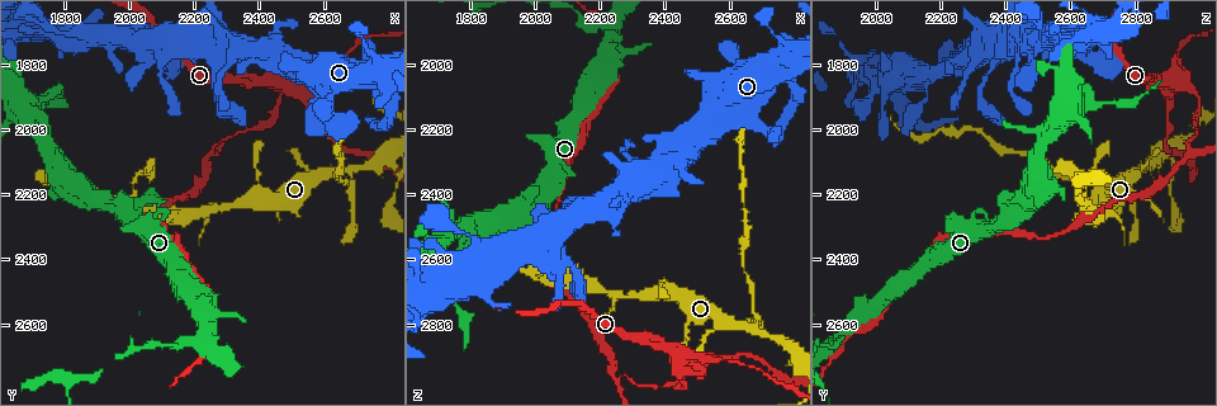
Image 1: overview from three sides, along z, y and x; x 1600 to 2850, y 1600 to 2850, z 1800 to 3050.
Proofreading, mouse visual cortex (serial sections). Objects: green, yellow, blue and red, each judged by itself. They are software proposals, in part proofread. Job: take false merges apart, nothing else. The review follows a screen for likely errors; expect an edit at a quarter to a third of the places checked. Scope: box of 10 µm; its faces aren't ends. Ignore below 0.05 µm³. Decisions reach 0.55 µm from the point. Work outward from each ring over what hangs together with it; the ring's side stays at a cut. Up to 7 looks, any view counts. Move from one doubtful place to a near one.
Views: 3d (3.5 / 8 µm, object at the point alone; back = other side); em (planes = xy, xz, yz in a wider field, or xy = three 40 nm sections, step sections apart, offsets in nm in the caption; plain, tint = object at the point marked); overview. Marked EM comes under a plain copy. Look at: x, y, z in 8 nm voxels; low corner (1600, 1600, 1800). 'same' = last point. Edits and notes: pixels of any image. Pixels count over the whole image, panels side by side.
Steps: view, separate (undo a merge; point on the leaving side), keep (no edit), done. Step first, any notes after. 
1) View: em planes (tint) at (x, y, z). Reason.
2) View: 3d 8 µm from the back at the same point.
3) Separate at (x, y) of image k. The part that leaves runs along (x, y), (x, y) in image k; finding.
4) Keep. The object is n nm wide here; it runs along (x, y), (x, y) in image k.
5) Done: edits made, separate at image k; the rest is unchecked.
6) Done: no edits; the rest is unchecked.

View: em xy step 2 (tint) at (2660, 2120, 2800). Abrupt turn.

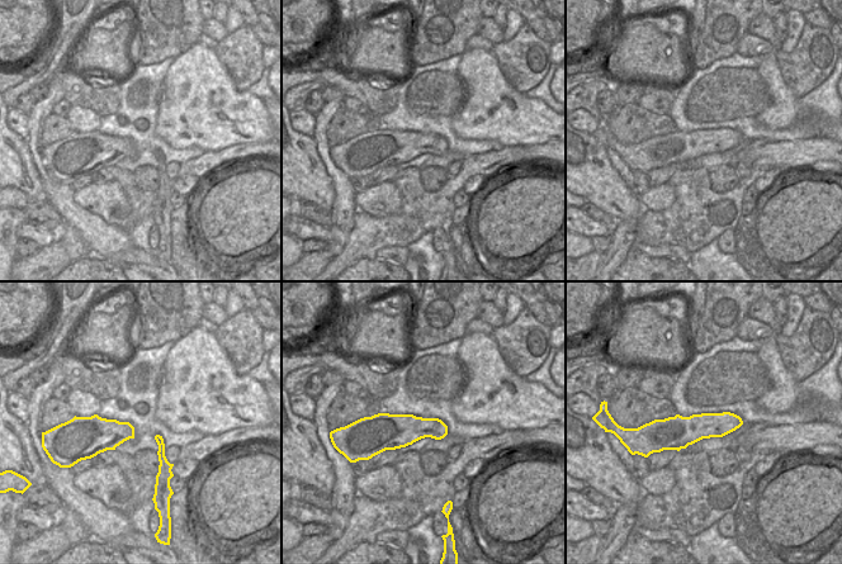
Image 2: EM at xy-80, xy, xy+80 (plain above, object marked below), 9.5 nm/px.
View: 3d 3.5 µm at the same point.

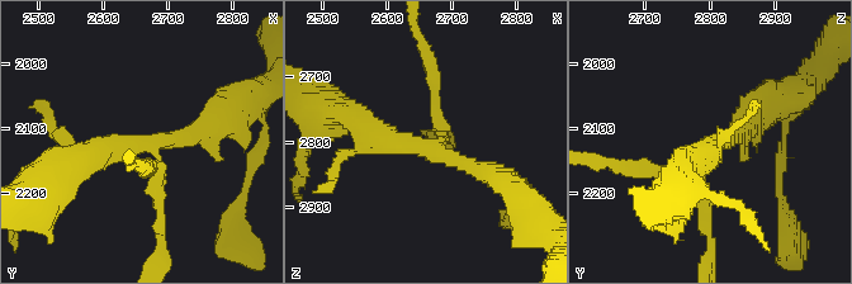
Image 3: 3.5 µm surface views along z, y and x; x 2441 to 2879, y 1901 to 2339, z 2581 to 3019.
Separate at (653, 173) of image 3. The part that leaves runs along (440, 127), (432, 65), (417, 33) in image 3; two cells meet here.

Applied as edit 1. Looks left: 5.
View: 3d 3.5 µm at (2280, 2250, 2710). A narrow waist.

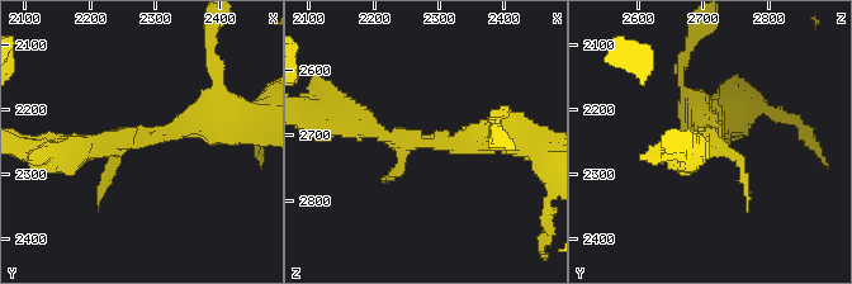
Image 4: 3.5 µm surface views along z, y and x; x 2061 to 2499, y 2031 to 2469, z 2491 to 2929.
View: em xy step 3 (tint) at (2275, 2245, 2715).

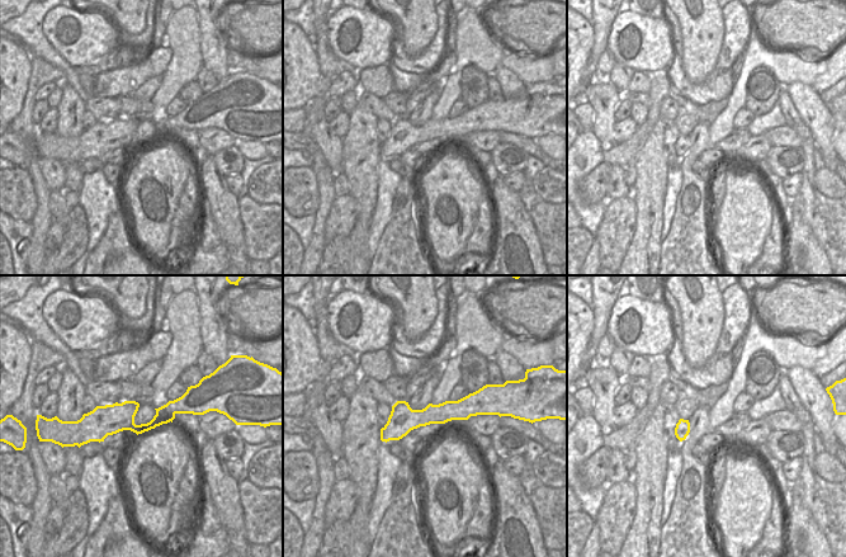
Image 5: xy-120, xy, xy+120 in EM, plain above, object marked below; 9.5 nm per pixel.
View: em xy step 5 (tint) at the same point.

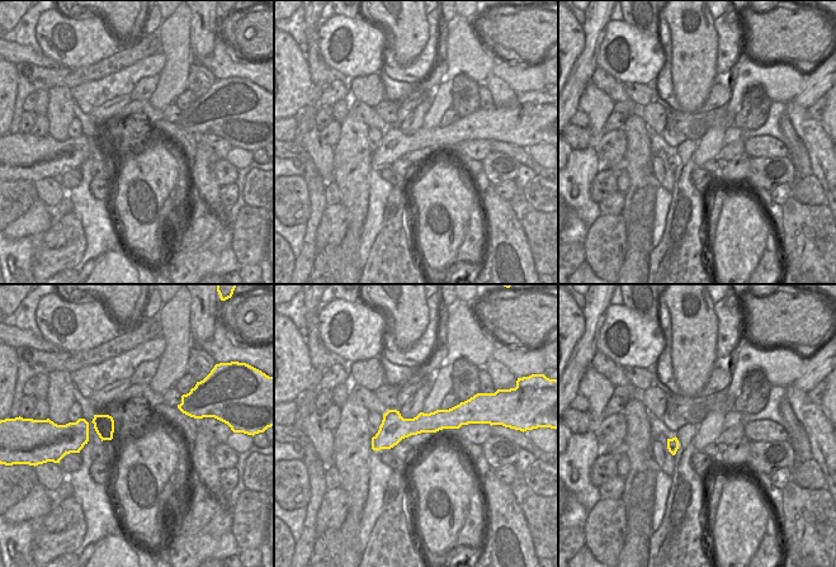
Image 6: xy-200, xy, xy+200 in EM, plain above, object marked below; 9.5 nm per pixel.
Keep. It runs along (471, 419), (396, 428), (374, 445) in image 6; continuous, no second cell.

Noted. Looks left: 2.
View: 3d 3.5 µm at (2440, 1840, 2920). Looks like a crossing.

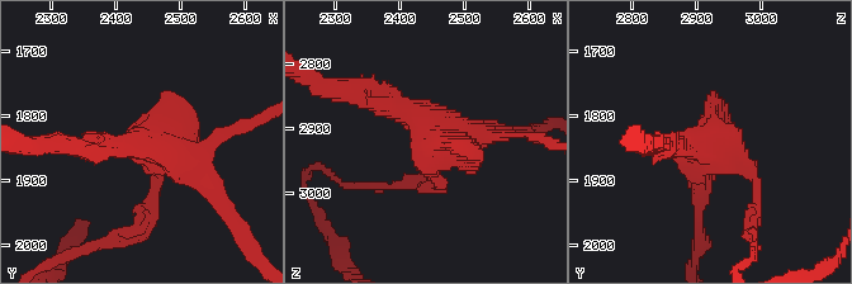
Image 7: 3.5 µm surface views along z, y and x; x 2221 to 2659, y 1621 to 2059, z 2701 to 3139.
Separate at (424, 170) of image 7. The part that leaves runs along (427, 131), (443, 189), (431, 185) in image 7; two cells meet here.

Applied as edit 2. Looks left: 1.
Done: edits made, separate at image 3, separate at image 7; the rest is unchecked.

